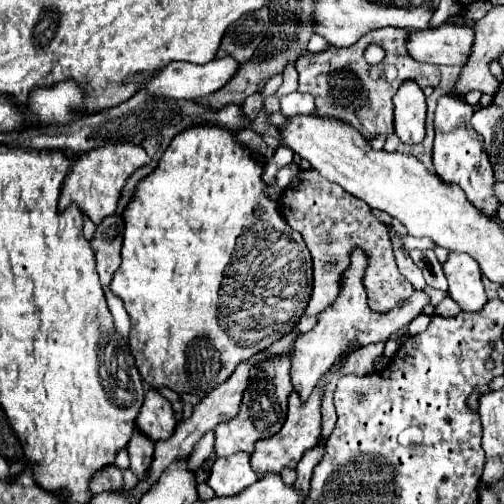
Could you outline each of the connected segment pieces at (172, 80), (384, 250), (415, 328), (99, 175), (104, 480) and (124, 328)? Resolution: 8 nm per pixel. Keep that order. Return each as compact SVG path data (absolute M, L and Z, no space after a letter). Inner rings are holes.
M222 57L222 59L212 59L210 63L204 65L192 65L192 63L170 63L168 67L164 67L164 71L160 71L160 75L156 75L156 79L150 79L142 89L148 89L154 95L166 95L172 99L200 99L206 97L218 89L222 89L236 73L238 73L240 63L232 57Z
M298 171L280 195L278 211L282 213L286 223L302 235L312 255L314 281L304 315L318 315L336 301L340 279L350 267L350 253L354 249L364 251L368 259L364 271L364 289L368 293L368 305L372 311L386 313L414 293L412 283L404 275L400 275L396 267L388 227L372 215L372 209L364 201L348 195L342 187L336 187L336 183L328 183L328 179L324 179L318 171Z
M418 315L418 317L408 325L408 333L410 333L410 335L418 335L418 333L422 333L422 331L428 327L428 323L430 323L430 315Z
M132 143L104 145L104 147L96 147L84 155L80 155L80 159L76 159L76 167L72 169L72 175L68 175L64 181L60 201L58 201L58 211L62 213L68 205L76 203L80 213L90 217L92 223L98 225L100 219L104 219L116 211L118 199L126 185L126 179L136 169L140 169L148 163L150 163L150 157L146 155L146 151L140 145L132 145Z
M106 467L104 471L100 471L100 475L96 475L96 479L92 479L92 493L104 493L104 491L122 491L124 483L122 483L122 471L118 467Z
M104 287L104 295L106 295L106 301L108 301L108 307L110 307L110 313L114 317L114 323L120 331L120 335L126 339L128 337L128 331L130 331L130 321L128 321L128 315L126 315L126 309L120 301L118 295L114 295L114 291L110 287Z

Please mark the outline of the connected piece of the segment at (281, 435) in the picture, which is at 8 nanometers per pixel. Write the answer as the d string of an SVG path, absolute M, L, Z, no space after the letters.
M328 373L322 377L320 385L312 391L310 399L304 405L300 403L300 397L296 393L292 393L288 399L288 415L286 415L286 421L284 421L282 429L278 431L278 435L256 443L256 451L250 459L250 463L252 463L252 469L256 471L258 479L262 479L270 473L278 475L284 467L294 469L298 465L298 461L302 459L302 455L306 451L310 451L312 447L316 447L318 435L320 435L320 391L322 391L322 383L326 383L326 381L328 381Z

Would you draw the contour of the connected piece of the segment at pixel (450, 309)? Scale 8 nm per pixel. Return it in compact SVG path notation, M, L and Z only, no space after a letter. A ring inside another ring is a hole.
M446 297L442 303L438 303L438 305L434 307L434 315L454 317L456 313L460 313L460 307L458 307L458 303L456 303L454 299L450 299L450 297Z

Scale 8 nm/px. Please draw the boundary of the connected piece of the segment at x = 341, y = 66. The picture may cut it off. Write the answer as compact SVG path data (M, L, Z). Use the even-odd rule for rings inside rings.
M384 27L364 35L358 43L346 49L328 47L320 53L304 53L296 61L296 69L300 71L300 91L312 93L316 97L316 113L332 115L334 119L352 123L364 137L374 139L380 133L392 133L392 95L398 91L402 81L410 79L424 87L438 87L440 69L424 63L412 63L408 55L404 55L404 35L410 31ZM376 43L386 51L384 61L378 65L368 65L364 59L364 49Z

